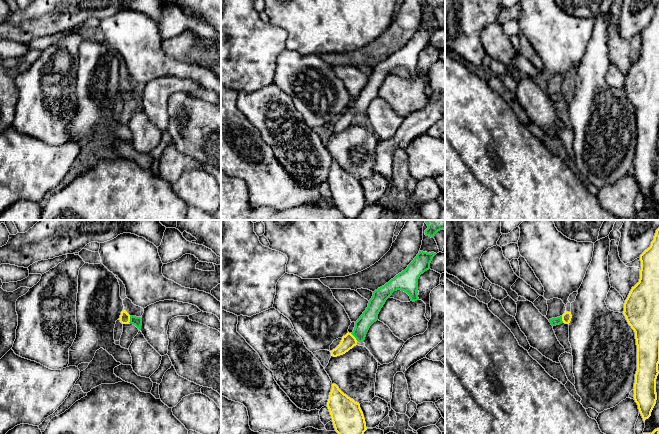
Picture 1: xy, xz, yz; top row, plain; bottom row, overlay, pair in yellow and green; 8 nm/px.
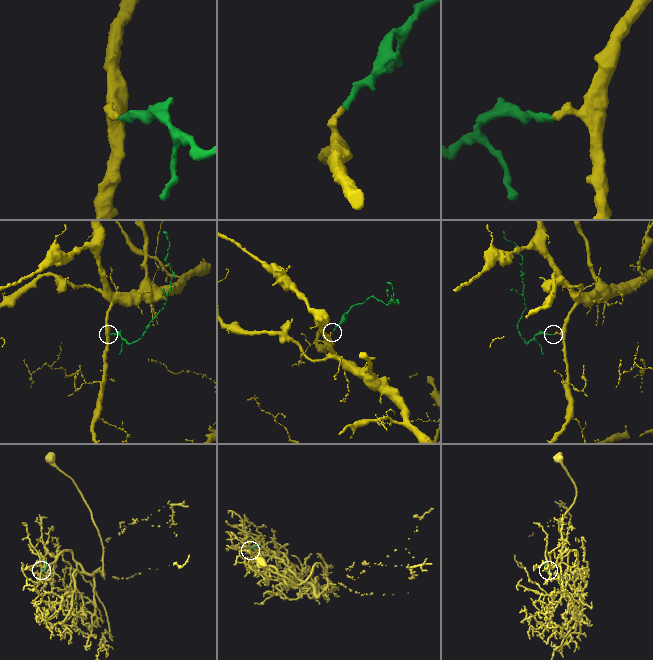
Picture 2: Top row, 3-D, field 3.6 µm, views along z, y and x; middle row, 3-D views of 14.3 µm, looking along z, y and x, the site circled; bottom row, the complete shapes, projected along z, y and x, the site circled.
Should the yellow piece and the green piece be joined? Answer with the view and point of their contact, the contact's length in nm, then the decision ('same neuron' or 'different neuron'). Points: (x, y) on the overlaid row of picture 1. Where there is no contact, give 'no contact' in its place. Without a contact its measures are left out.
xz (354, 337) | 90 nm | same neuron

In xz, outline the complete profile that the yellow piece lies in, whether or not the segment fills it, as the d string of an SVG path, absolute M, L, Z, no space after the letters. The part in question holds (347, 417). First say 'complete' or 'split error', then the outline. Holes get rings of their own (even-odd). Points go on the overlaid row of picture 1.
complete; M332 384L327 407L338 434L364 434L367 430L360 404L344 394L336 384Z

